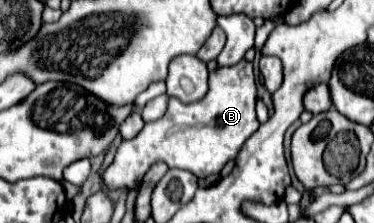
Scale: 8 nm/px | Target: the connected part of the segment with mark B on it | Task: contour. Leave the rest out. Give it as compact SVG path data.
M241 60L235 66L209 72L209 90L203 100L183 104L181 100L169 98L163 118L145 124L135 138L121 142L115 160L103 172L105 186L109 190L139 190L141 178L157 162L165 162L169 168L191 170L197 178L219 174L221 168L237 156L245 140L259 128L255 100L257 84L251 62Z

